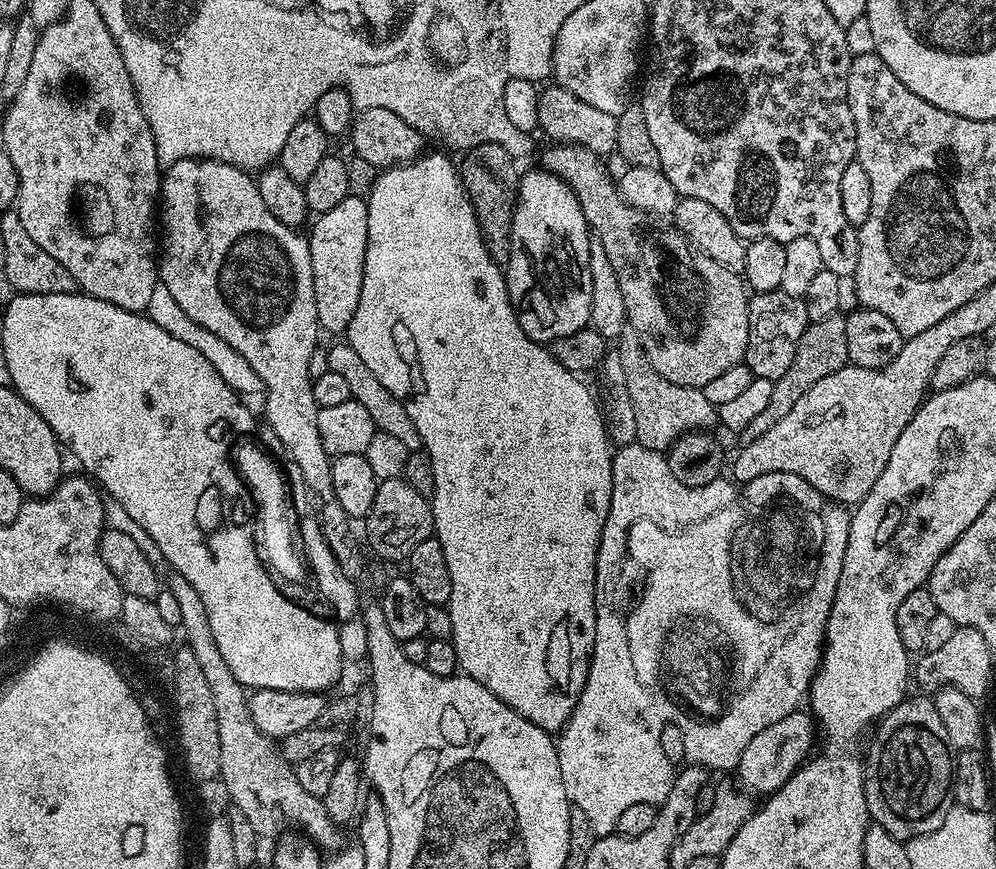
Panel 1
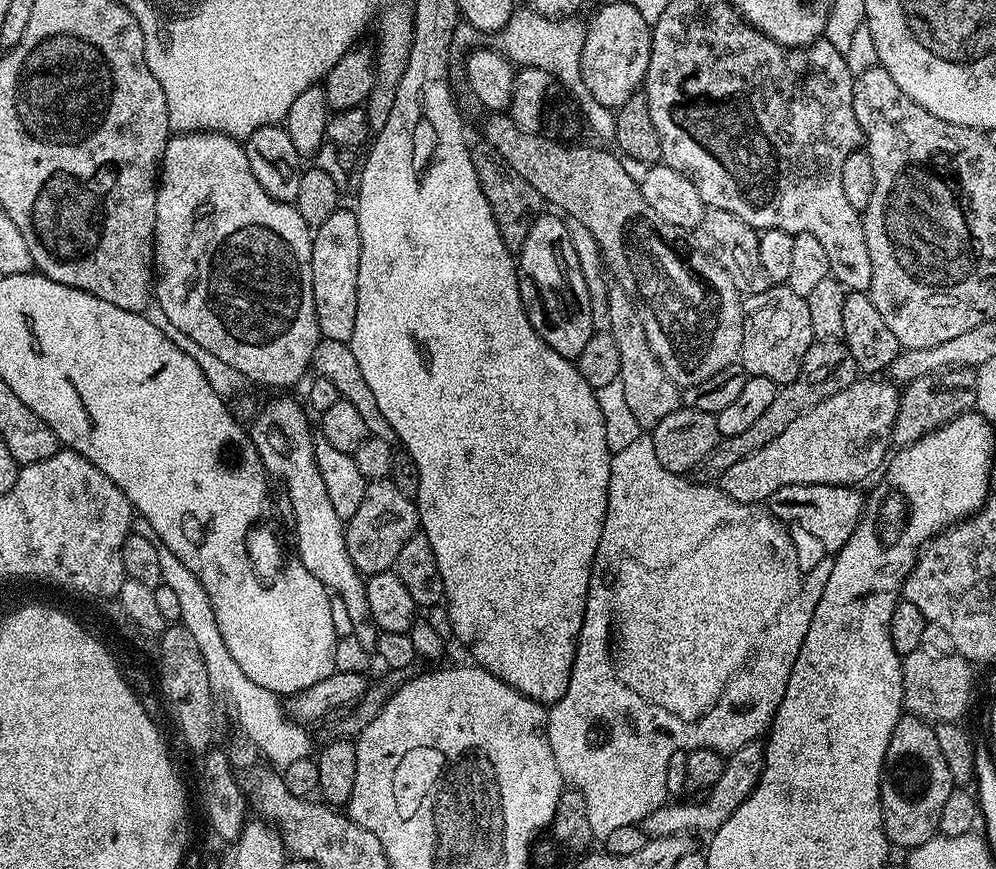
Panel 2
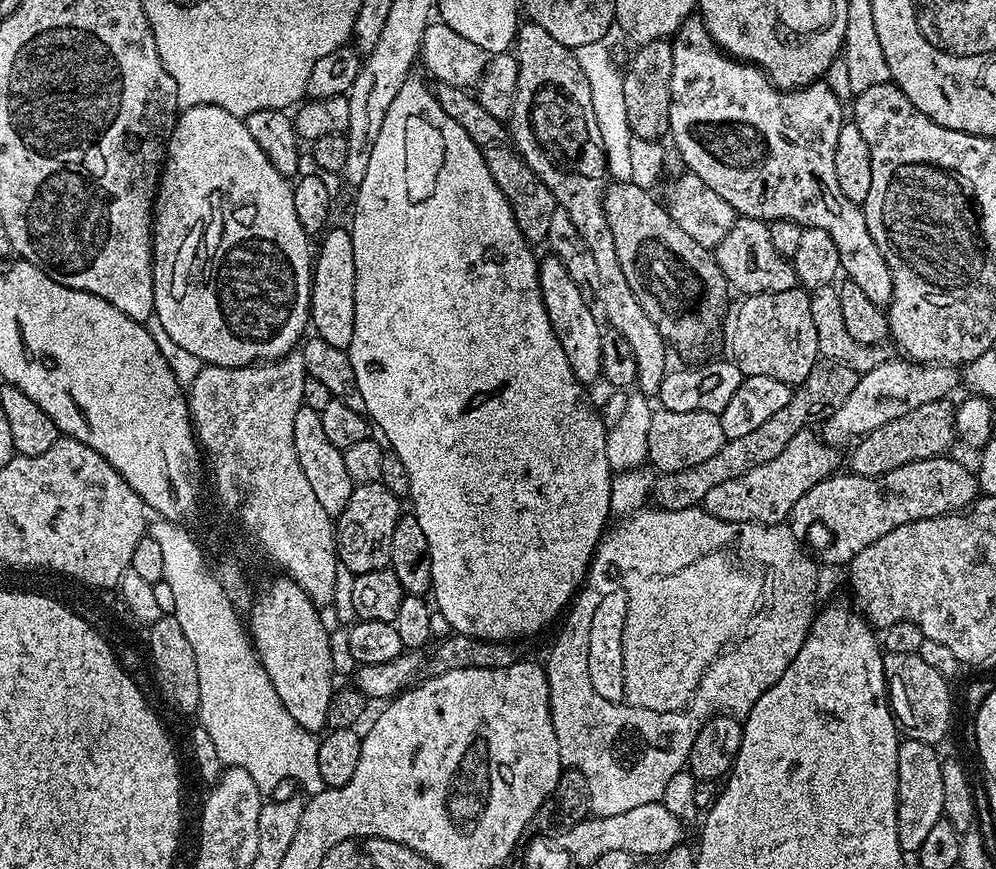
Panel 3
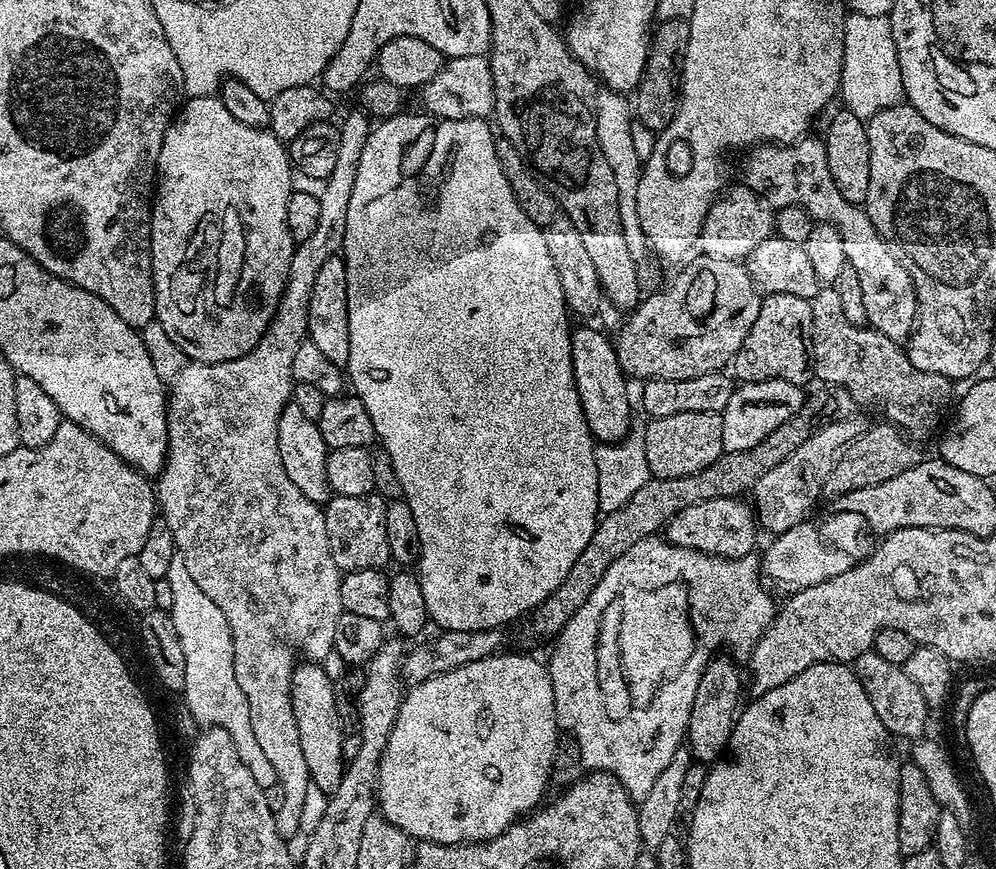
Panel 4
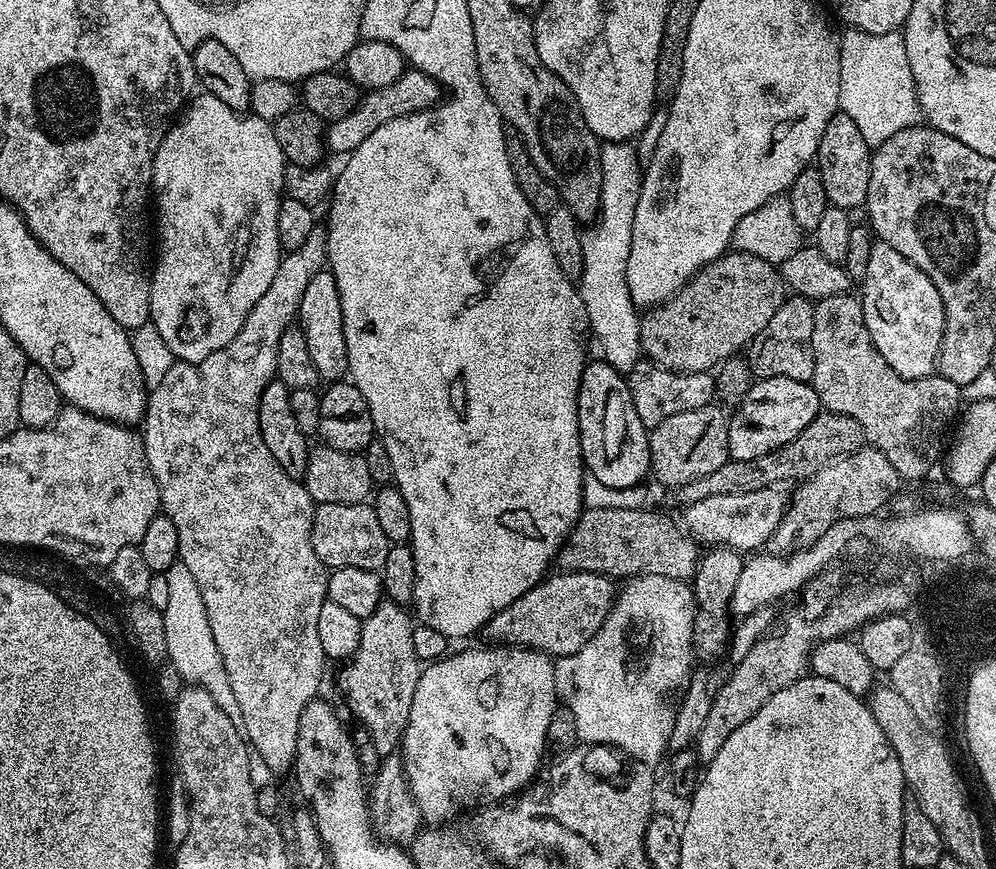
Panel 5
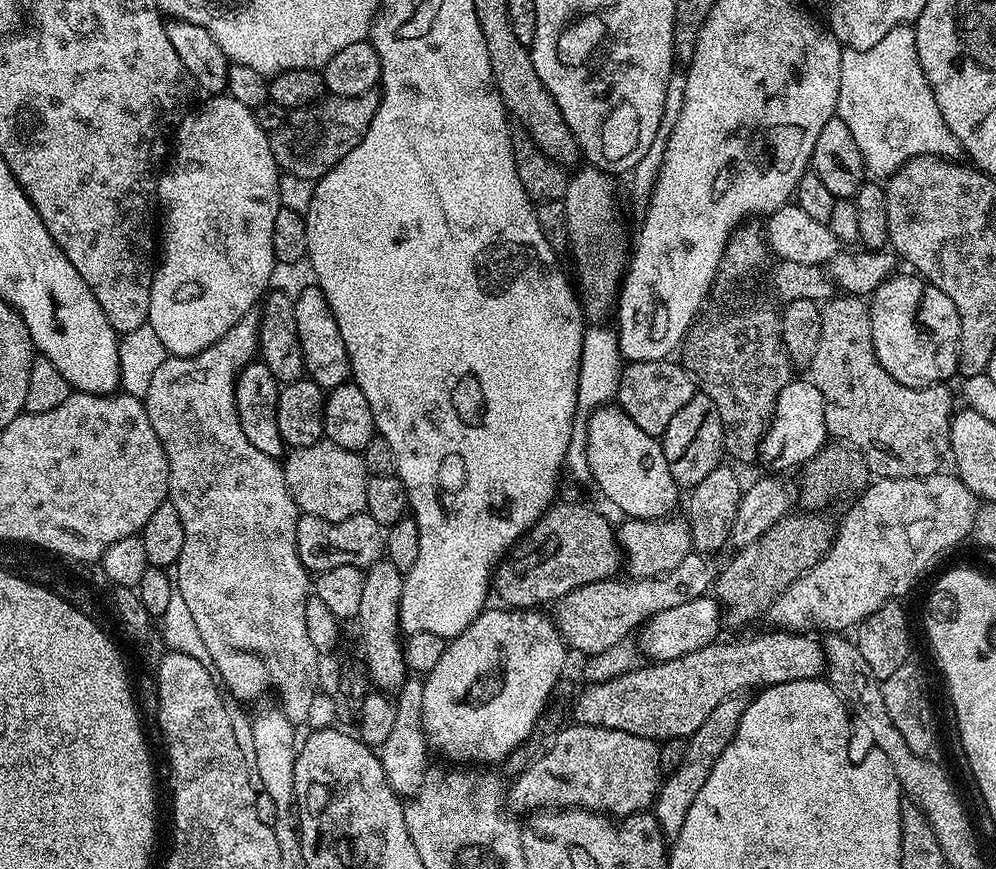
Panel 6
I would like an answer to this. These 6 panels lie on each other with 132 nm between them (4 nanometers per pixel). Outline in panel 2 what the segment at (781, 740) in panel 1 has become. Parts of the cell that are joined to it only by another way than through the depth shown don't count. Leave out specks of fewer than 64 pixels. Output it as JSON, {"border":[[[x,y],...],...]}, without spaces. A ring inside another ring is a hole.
{"border":[[[760,742],[750,743],[742,746],[732,755],[729,755],[724,762],[722,778],[712,785],[713,793],[705,803],[696,805],[691,802],[685,804],[672,804],[665,802],[661,808],[654,810],[642,822],[642,827],[649,837],[656,836],[682,836],[685,834],[697,834],[696,832],[705,832],[711,834],[716,832],[742,802],[756,789],[756,784],[760,780],[760,775],[764,769],[764,744]]]}

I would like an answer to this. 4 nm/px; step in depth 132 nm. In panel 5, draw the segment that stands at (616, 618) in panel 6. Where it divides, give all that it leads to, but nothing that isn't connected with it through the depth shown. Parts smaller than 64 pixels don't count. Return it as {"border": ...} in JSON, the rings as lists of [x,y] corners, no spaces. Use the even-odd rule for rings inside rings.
{"border":[[[565,572],[549,575],[521,598],[499,611],[482,629],[492,644],[533,648],[553,658],[578,653],[597,633],[616,602],[616,586],[597,572]]]}

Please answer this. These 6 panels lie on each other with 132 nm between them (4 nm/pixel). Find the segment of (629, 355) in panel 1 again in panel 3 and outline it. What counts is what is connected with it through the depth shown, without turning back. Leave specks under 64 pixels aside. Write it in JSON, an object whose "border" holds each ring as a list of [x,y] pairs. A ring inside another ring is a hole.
{"border":[[[524,22],[517,27],[514,55],[518,62],[518,90],[510,117],[511,147],[520,153],[526,166],[530,166],[530,170],[534,170],[534,174],[538,174],[542,182],[546,182],[546,190],[554,194],[558,207],[566,210],[574,226],[578,226],[578,234],[582,234],[582,242],[586,242],[598,269],[598,299],[602,302],[602,310],[606,310],[607,327],[622,334],[622,338],[630,342],[630,350],[634,350],[635,387],[649,398],[659,397],[662,378],[669,367],[669,349],[664,343],[662,334],[658,334],[658,326],[650,322],[646,310],[642,310],[638,298],[634,298],[634,290],[630,290],[626,274],[622,274],[622,266],[618,262],[618,250],[614,247],[614,233],[610,231],[610,222],[606,222],[604,190],[609,179],[608,163],[602,146],[602,134],[598,134],[598,118],[594,118],[590,82],[586,82],[586,74],[582,74],[582,66],[578,66],[575,51],[562,46],[562,42],[546,34],[546,30],[542,30],[542,26],[537,24]]]}

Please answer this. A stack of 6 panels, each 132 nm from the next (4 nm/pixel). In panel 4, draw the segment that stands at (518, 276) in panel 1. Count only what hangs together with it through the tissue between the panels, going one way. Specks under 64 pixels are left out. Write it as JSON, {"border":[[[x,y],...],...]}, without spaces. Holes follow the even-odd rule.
{"border":[[[576,326],[572,329],[574,378],[578,398],[582,402],[582,410],[586,414],[586,422],[590,426],[593,437],[601,444],[614,444],[628,436],[632,428],[630,427],[632,408],[628,405],[629,381],[618,362],[616,345],[610,339],[609,333],[599,327],[596,328]]]}

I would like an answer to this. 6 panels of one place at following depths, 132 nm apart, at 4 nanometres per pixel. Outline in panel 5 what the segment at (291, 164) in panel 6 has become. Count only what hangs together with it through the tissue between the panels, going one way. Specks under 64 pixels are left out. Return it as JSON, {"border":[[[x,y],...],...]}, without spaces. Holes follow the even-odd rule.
{"border":[[[409,67],[398,78],[398,82],[390,82],[390,86],[365,91],[360,104],[353,112],[346,114],[346,118],[331,121],[327,125],[327,151],[351,154],[358,146],[362,146],[362,142],[366,142],[366,138],[370,138],[370,134],[374,134],[374,130],[378,130],[378,126],[386,126],[386,122],[394,118],[402,118],[411,112],[435,108],[442,100],[440,92],[442,93],[442,86],[437,80],[430,78],[425,72],[419,72],[417,68]]]}

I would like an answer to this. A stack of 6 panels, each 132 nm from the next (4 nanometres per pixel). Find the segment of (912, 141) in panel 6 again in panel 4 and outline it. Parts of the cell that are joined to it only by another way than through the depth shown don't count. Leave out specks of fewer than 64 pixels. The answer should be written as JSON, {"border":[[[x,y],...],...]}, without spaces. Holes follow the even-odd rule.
{"border":[[[853,11],[845,15],[844,61],[838,96],[826,102],[822,113],[825,121],[833,120],[846,107],[850,114],[867,122],[874,114],[878,114],[878,110],[886,110],[905,99],[902,70],[898,66],[898,50],[894,46],[892,22],[888,16],[871,16]]]}

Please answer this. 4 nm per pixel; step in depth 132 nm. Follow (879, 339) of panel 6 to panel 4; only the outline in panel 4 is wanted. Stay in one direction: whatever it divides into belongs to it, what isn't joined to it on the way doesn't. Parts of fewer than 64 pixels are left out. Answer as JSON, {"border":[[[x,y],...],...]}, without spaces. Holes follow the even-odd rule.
{"border":[[[812,134],[805,135],[803,138],[796,140],[792,144],[766,144],[753,147],[747,153],[748,156],[744,160],[744,180],[742,180],[743,187],[754,190],[757,196],[761,197],[769,208],[775,210],[782,206],[802,206],[802,210],[806,210],[811,214],[813,221],[827,222],[833,224],[838,230],[838,234],[842,234],[842,247],[846,249],[846,258],[848,264],[854,266],[855,272],[858,274],[858,283],[862,286],[862,299],[866,305],[866,318],[871,327],[877,328],[882,334],[886,334],[886,338],[895,340],[897,342],[907,341],[908,337],[912,335],[912,329],[916,326],[916,291],[914,290],[914,282],[910,278],[910,274],[906,274],[906,266],[902,266],[898,262],[898,258],[894,258],[894,254],[890,254],[890,246],[886,246],[884,239],[878,234],[878,230],[874,230],[874,222],[870,222],[870,218],[865,214],[863,207],[859,204],[851,204],[846,202],[846,198],[842,198],[842,194],[838,194],[838,186],[834,186],[834,178],[830,178],[830,166],[826,163],[826,146],[823,139],[812,137]]]}

